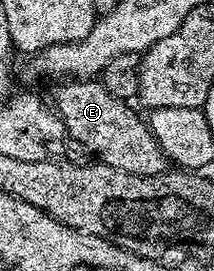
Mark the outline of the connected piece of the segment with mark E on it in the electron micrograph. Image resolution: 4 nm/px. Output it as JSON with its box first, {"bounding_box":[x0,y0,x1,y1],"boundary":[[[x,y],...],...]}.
{"bounding_box":[56,78,168,176],"boundary":[[[94,78],[62,82],[57,88],[56,111],[75,145],[83,149],[98,148],[99,154],[102,155],[99,156],[101,163],[116,170],[124,170],[124,174],[158,176],[167,171],[168,159],[165,150],[154,137],[149,123],[143,117],[141,120],[130,109],[131,105],[127,101],[116,98]]]}

